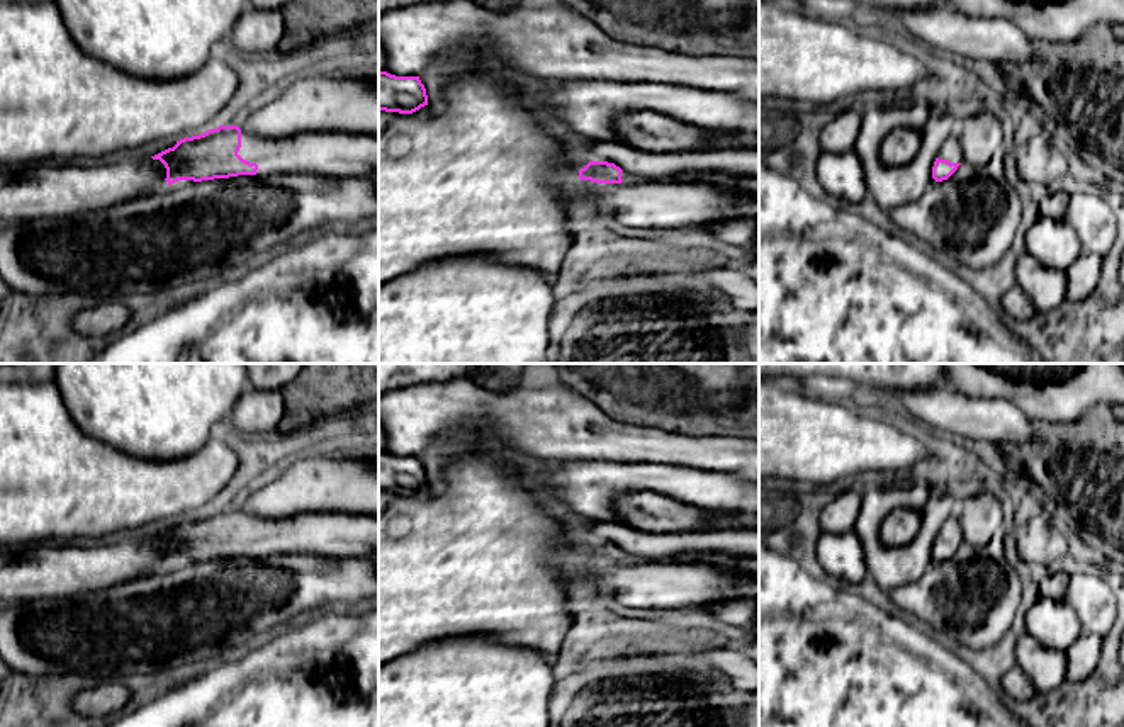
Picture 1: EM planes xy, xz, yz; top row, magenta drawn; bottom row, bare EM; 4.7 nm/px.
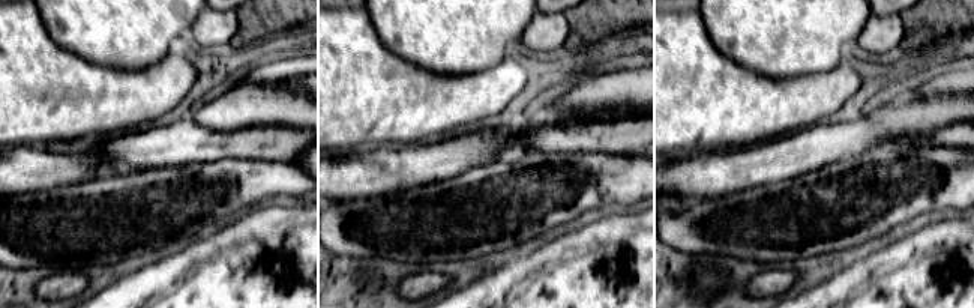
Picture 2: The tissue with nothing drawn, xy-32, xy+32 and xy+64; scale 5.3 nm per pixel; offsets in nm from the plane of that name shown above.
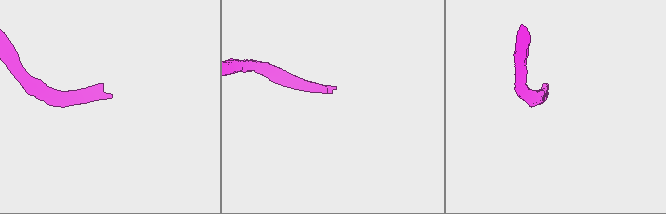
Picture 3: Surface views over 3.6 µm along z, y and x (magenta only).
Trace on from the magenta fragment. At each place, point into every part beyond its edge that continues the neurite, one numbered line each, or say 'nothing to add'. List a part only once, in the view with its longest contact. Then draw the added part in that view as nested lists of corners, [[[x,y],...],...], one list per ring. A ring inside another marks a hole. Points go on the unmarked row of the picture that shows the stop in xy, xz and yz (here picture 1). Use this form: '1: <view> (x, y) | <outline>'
1: xy (325, 534) | [[[241,511],[238,535],[258,545],[256,555],[367,557],[379,549],[379,518],[307,513],[273,521]]]

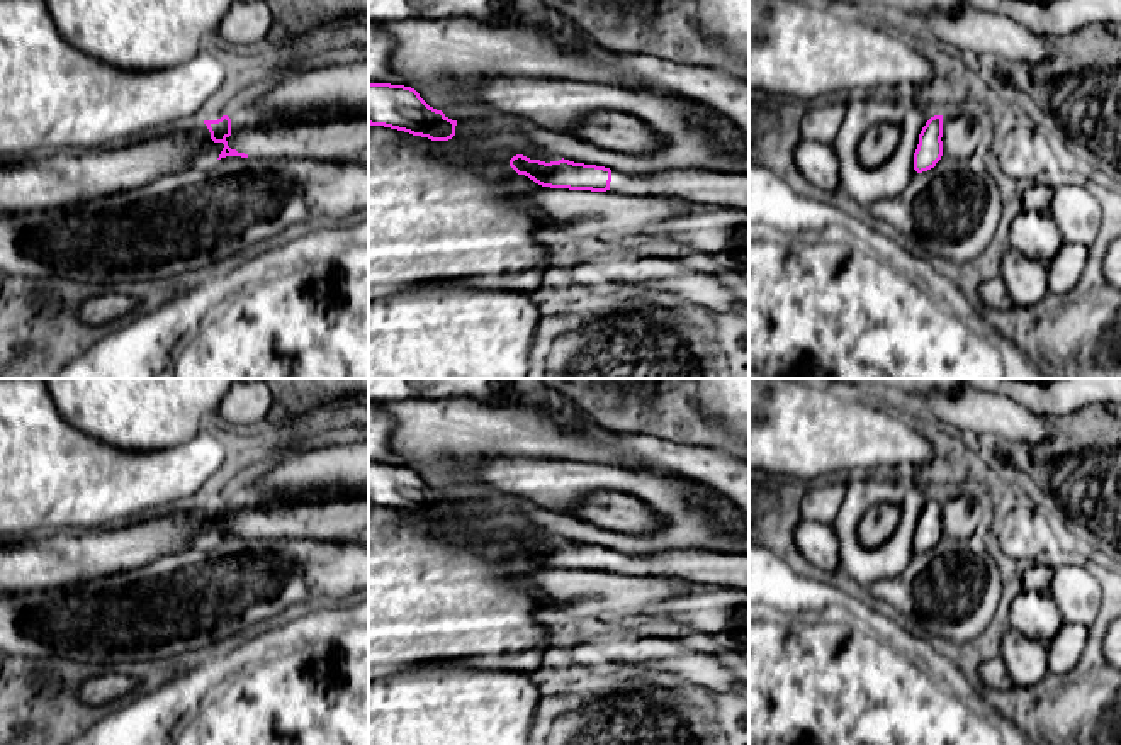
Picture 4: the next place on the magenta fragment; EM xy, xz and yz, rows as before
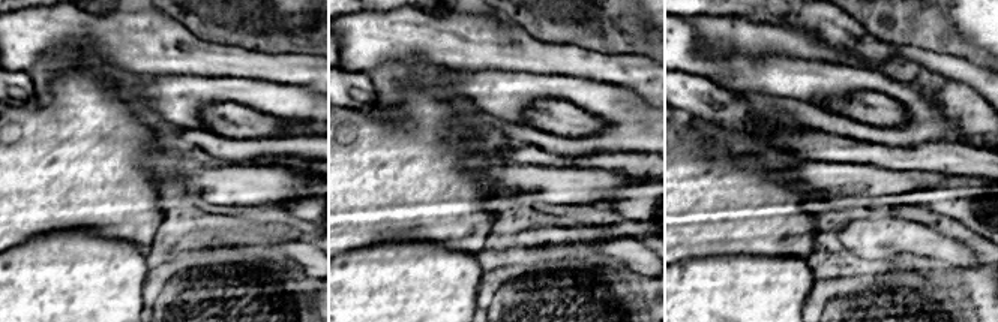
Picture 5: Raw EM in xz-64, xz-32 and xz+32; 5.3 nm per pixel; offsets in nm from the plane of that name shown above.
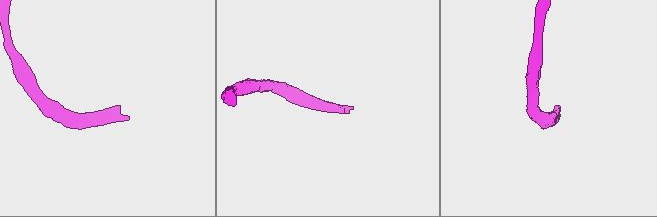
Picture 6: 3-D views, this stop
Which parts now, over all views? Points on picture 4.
1: xy (347, 520) | [[[369,499],[272,509],[231,506],[228,526],[248,538],[309,538],[369,545]]]

